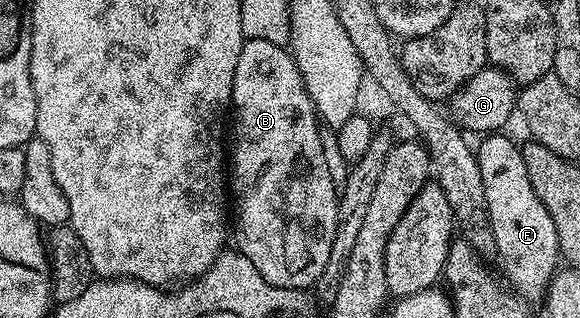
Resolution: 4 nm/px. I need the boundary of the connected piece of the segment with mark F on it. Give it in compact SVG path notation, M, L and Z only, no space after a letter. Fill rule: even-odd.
M488 133L475 148L478 169L482 173L482 186L486 188L486 209L490 213L490 225L494 233L494 245L498 264L504 270L507 286L521 300L543 300L544 292L561 258L558 233L546 205L542 205L533 186L530 173L526 173L526 161L517 142L503 133ZM508 278L508 279L507 279Z

